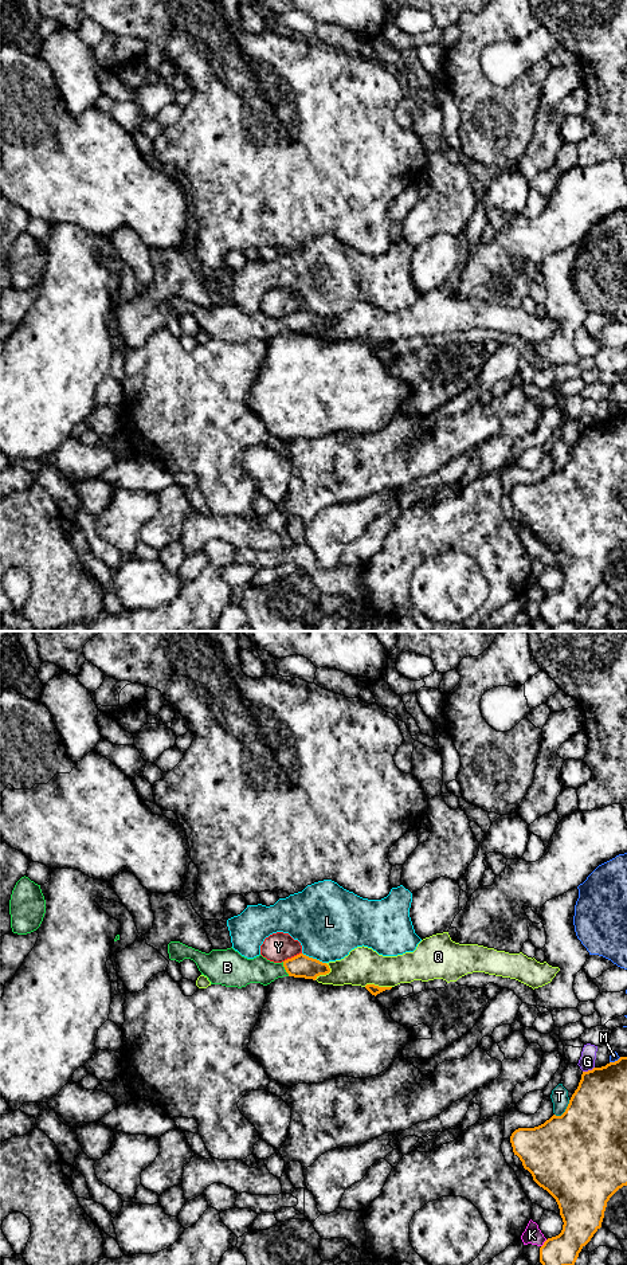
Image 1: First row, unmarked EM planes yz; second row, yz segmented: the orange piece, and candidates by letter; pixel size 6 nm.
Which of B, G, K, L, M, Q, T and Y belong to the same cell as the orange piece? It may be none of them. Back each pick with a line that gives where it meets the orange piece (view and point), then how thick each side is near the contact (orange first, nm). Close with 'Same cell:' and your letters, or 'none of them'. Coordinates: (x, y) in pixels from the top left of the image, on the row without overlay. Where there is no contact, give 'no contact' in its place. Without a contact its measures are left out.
B: contact yz (285, 324); calibres 140 and 160 nm
Same cell: B

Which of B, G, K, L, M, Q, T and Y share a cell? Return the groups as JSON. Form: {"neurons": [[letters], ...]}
{"neurons": [["B"], ["G"], ["K"], ["L"], ["M"], ["Q"], ["T"], ["Y"]]}

